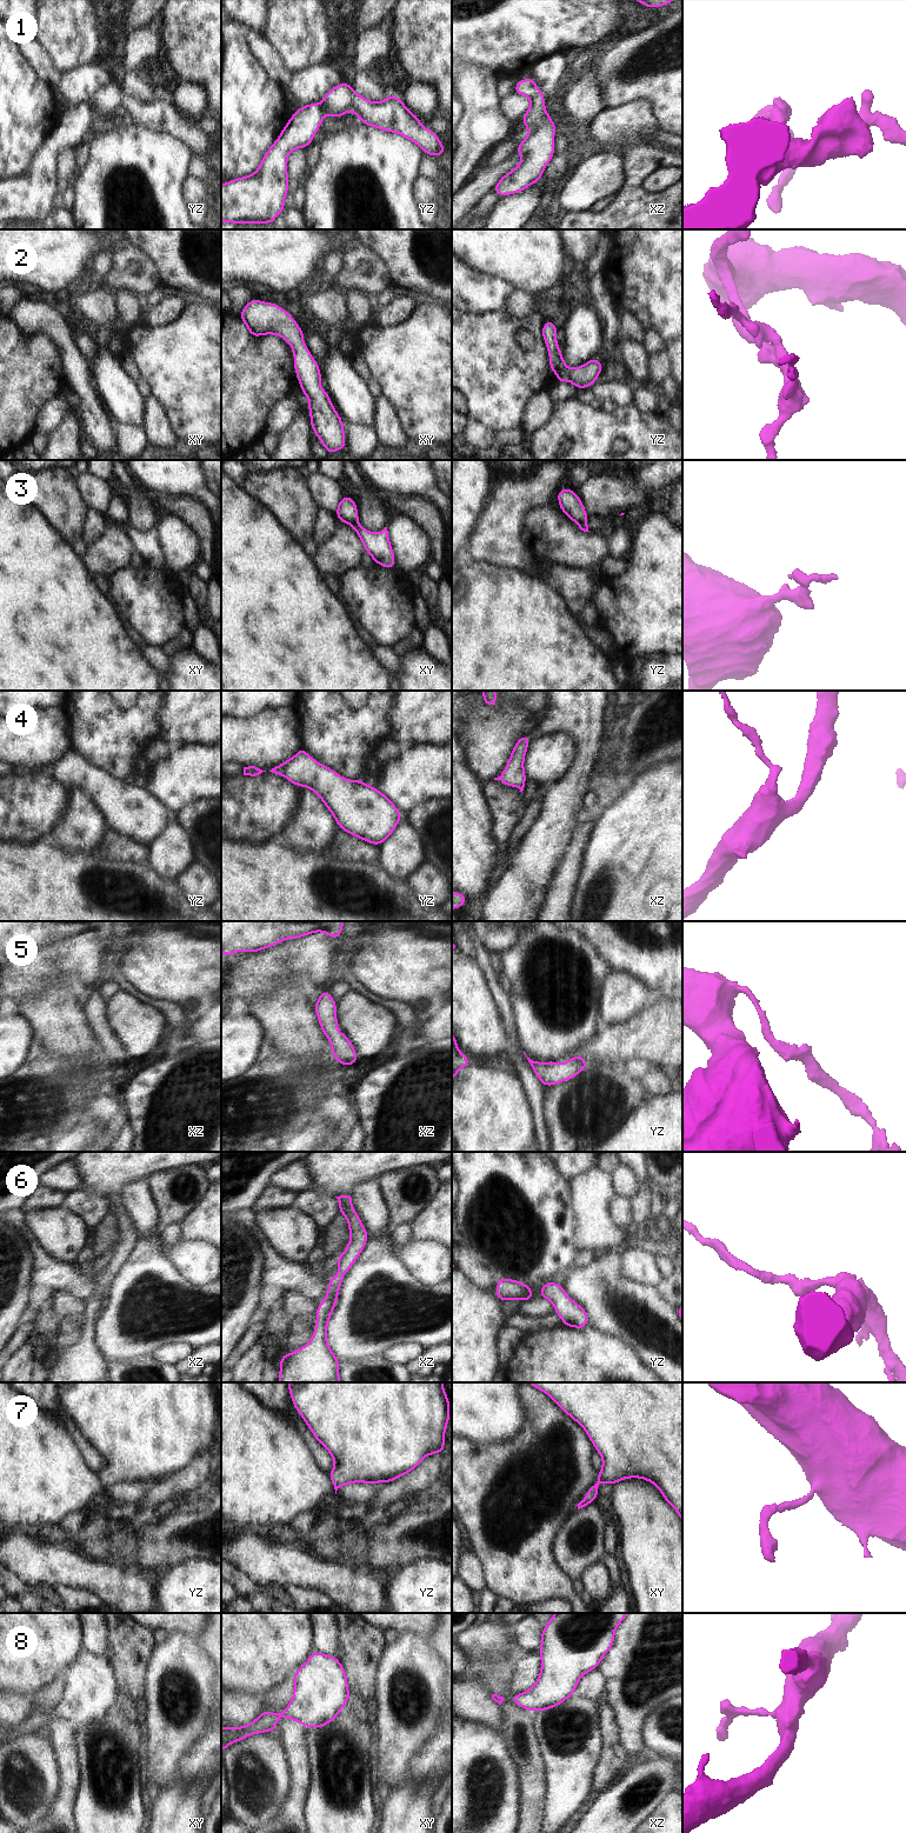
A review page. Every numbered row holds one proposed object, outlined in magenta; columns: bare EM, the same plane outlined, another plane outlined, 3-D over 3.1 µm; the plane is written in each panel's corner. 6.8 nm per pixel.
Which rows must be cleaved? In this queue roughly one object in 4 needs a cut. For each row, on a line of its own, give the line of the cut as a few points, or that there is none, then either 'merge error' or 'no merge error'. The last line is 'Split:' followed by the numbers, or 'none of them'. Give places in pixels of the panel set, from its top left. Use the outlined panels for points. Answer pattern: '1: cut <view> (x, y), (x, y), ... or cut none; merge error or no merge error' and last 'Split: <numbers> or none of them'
1: cut none; no merge error
2: cut none; no merge error
3: cut xy (357, 521), (351, 525); merge error
4: cut none; no merge error
5: cut none; no merge error
6: cut none; no merge error
7: cut none; no merge error
8: cut none; no merge error
Split: 3

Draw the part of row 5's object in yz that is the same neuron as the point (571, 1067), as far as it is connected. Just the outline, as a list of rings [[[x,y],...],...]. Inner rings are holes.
[[[524,1051],[524,1054],[526,1055],[525,1051]],[[577,1054],[573,1059],[569,1059],[569,1060],[565,1061],[562,1065],[558,1064],[557,1061],[548,1061],[548,1062],[533,1061],[533,1060],[531,1060],[528,1057],[527,1057],[527,1060],[528,1060],[528,1062],[529,1062],[531,1066],[532,1066],[534,1074],[539,1078],[539,1080],[541,1081],[541,1084],[542,1084],[544,1087],[545,1087],[545,1086],[558,1085],[561,1080],[564,1080],[564,1081],[569,1081],[569,1080],[572,1080],[578,1073],[582,1072],[584,1069],[586,1069],[586,1068],[589,1066],[589,1065],[584,1060],[584,1055],[581,1055],[581,1054]],[[526,1055],[526,1057],[527,1057],[527,1055]]]

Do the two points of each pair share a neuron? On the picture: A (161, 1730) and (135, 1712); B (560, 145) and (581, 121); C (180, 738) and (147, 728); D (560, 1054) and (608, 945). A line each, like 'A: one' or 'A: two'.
A: two
B: two
C: two
D: two

